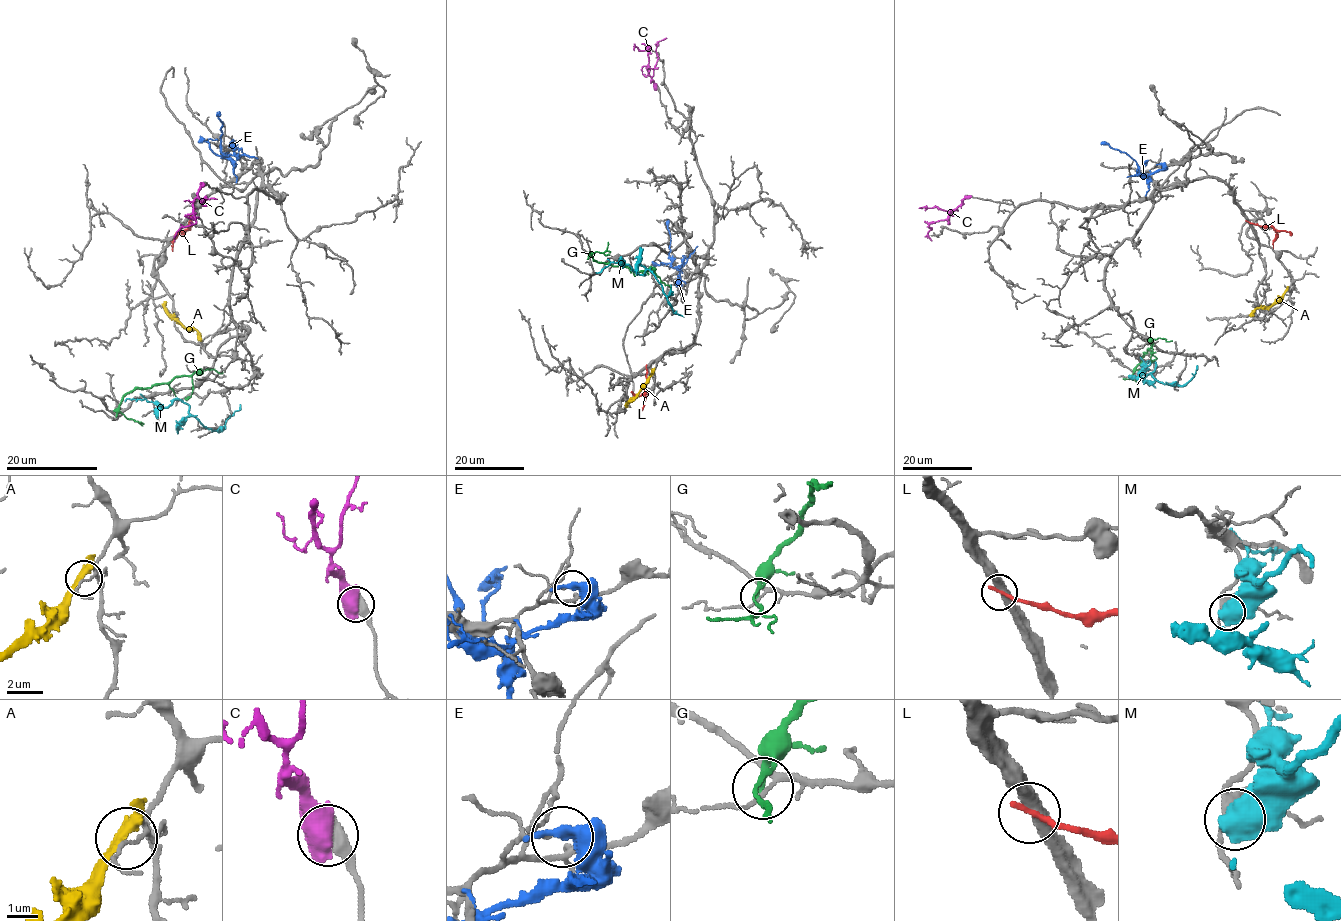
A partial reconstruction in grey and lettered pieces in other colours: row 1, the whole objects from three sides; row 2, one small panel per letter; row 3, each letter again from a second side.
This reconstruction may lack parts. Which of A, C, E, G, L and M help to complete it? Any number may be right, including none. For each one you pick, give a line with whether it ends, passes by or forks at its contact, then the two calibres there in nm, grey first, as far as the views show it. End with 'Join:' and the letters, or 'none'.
Join: none

